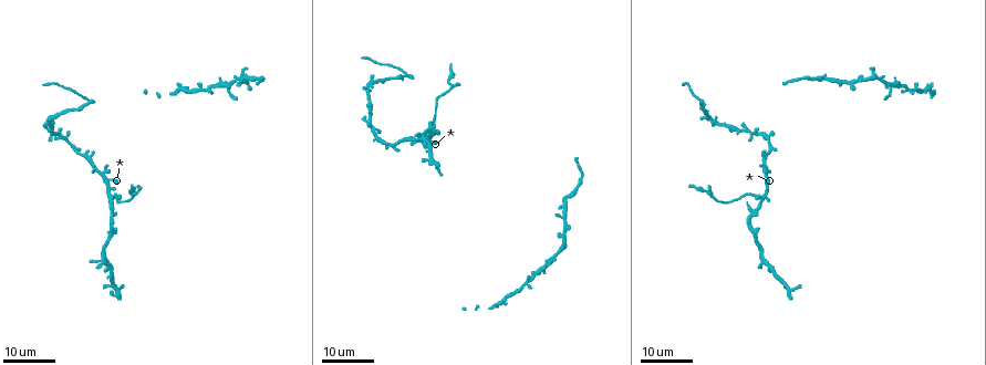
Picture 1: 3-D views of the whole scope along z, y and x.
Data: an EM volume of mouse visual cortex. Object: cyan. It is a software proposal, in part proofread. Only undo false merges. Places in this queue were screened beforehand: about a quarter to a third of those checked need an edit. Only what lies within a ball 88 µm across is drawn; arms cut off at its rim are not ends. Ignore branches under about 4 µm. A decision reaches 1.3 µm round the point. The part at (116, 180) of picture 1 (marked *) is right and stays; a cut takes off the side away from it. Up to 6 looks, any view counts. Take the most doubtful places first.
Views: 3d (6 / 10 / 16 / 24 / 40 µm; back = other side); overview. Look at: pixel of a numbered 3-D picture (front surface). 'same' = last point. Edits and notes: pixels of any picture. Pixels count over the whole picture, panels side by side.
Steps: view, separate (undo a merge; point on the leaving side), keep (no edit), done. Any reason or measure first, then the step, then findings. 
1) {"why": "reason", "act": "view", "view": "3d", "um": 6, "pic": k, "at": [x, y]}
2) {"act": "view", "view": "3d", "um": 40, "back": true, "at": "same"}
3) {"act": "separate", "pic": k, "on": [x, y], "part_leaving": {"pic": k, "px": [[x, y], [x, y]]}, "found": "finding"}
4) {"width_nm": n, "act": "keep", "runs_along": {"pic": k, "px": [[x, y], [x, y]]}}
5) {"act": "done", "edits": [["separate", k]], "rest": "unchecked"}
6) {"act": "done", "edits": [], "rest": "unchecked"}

{"act": "view", "view": "3d", "um": 16, "pic": 1, "at": [113, 198]}

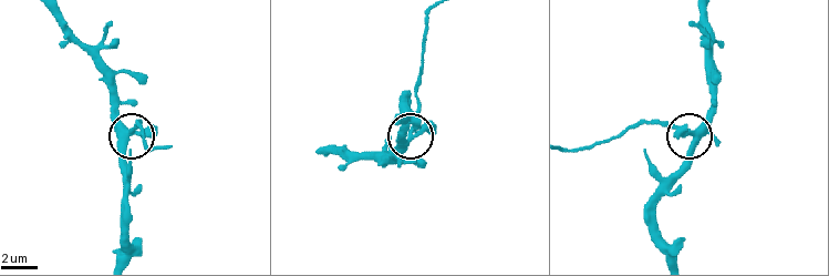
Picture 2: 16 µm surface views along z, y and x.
{"act": "view", "view": "3d", "um": 6, "pic": 2, "at": [410, 138]}

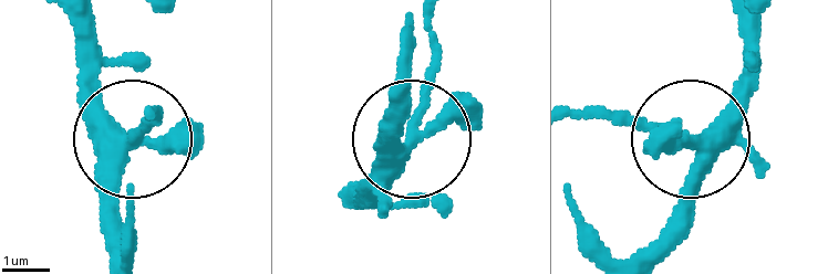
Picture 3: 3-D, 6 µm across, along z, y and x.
{"side_arm_um": 18, "act": "separate", "pic": 3, "on": [426, 69], "part_leaving": {"pic": 3, "px": [[412, 122], [436, 19]]}, "found": "two cells meet here"}

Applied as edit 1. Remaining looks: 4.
{"why": "three-way junction", "act": "view", "view": "3d", "um": 16, "pic": 1, "at": [564, 219]}

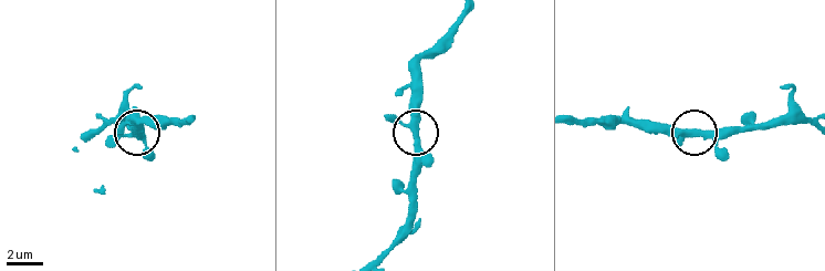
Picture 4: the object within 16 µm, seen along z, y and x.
{"act": "view", "view": "3d", "um": 10, "pic": 4, "at": [415, 126]}

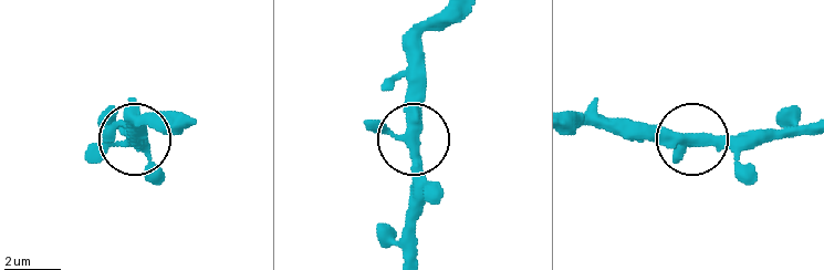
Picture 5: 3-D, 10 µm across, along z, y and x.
{"act": "keep", "found": "one cell here"}

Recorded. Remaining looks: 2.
{"why": "calibre changes", "act": "view", "view": "3d", "um": 16, "pic": 1, "at": [403, 72]}

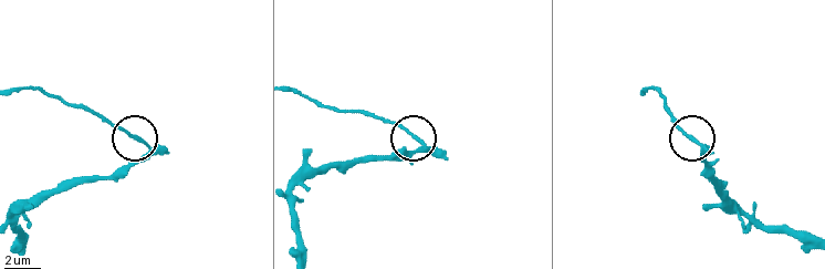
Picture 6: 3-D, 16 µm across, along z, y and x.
{"act": "view", "view": "3d", "um": 10, "pic": 6, "at": [418, 137]}

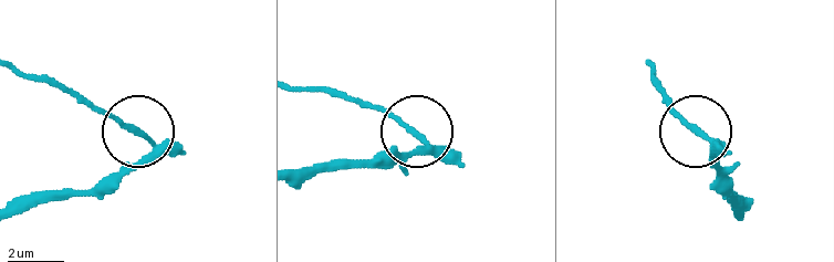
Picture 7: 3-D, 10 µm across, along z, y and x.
{"width_nm": 180, "act": "separate", "pic": 7, "on": [127, 127], "found": "two cells meet here"}

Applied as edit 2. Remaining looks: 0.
{"act": "done", "edits": [["separate", 3], ["separate", 7]], "rest": "unchecked"}

